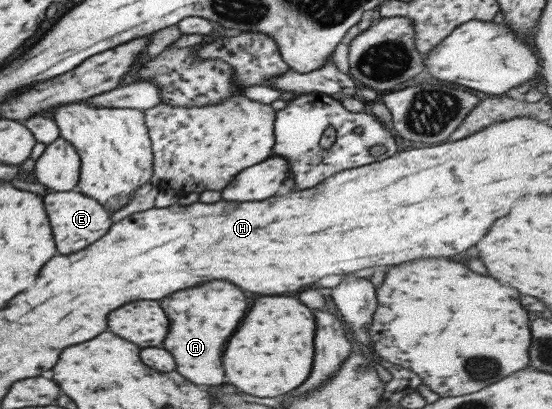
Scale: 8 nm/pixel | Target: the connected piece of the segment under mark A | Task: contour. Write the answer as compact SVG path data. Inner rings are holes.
M212 280L200 288L188 288L188 292L176 292L168 300L158 302L170 322L170 330L162 346L172 354L176 362L176 372L188 382L200 386L216 386L222 382L224 372L220 366L220 356L226 340L236 330L238 322L246 314L246 296L236 286L224 280Z

